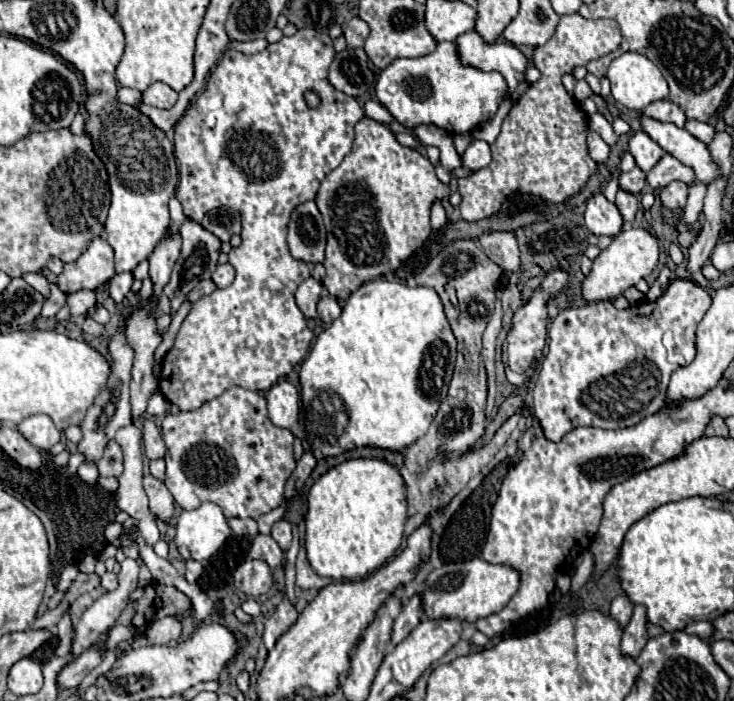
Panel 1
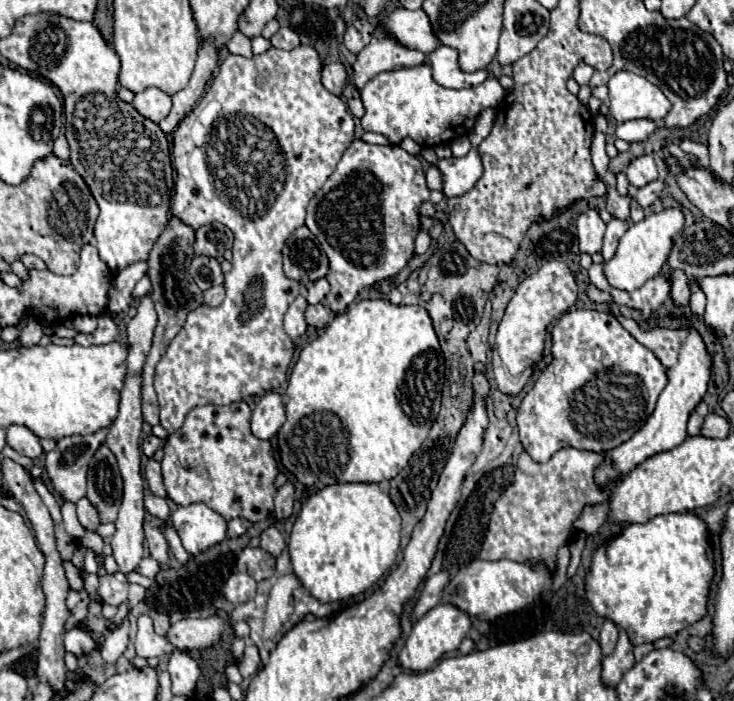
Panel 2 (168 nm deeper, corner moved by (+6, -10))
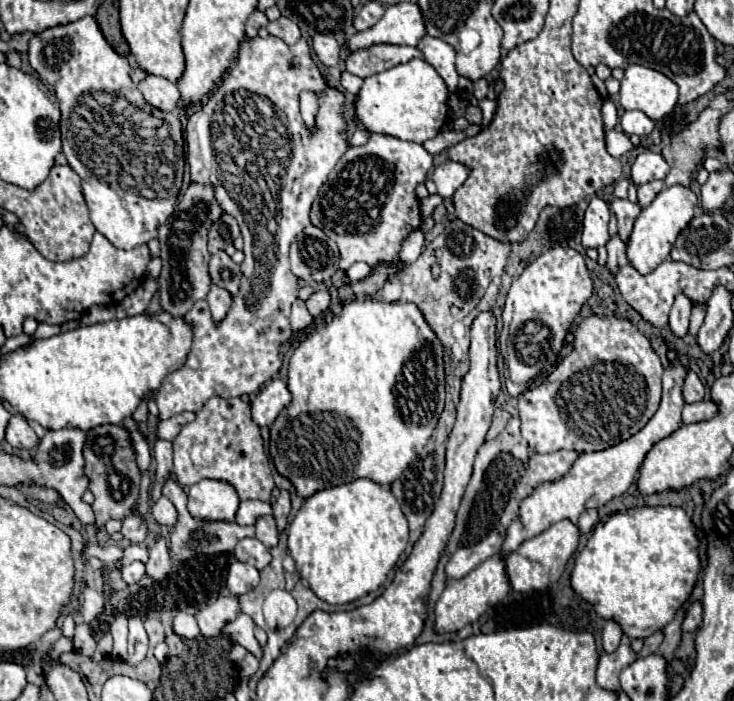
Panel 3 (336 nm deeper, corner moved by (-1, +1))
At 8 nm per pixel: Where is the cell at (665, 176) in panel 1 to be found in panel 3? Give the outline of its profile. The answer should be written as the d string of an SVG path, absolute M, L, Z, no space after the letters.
M650 181L650 183L644 183L638 187L638 203L640 207L646 207L654 201L654 197L662 191L664 187L664 181Z

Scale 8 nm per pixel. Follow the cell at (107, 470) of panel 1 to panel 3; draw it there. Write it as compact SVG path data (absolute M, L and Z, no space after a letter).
M100 425L98 429L90 429L84 445L84 459L90 491L94 493L92 509L96 523L104 525L108 519L122 519L124 515L128 515L140 491L140 471L136 467L128 431L122 425Z

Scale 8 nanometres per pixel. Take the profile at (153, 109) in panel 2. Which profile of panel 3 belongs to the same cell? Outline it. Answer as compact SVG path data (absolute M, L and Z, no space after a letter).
M148 75L144 81L140 81L138 91L152 107L158 107L162 111L174 111L180 101L178 85L158 75Z

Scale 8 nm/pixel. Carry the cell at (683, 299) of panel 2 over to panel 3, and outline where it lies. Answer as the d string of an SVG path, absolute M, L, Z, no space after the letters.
M680 293L672 305L672 311L670 311L670 329L678 337L684 337L688 333L690 309L692 309L692 301L684 293Z

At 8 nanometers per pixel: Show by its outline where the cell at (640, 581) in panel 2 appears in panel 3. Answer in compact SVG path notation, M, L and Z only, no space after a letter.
M642 507L628 509L624 513L614 513L602 519L586 547L580 551L576 565L572 569L574 591L594 605L596 613L604 619L614 619L620 623L622 631L630 639L646 639L656 631L662 631L676 615L676 611L688 601L690 593L700 575L700 543L696 537L696 525L682 507Z

